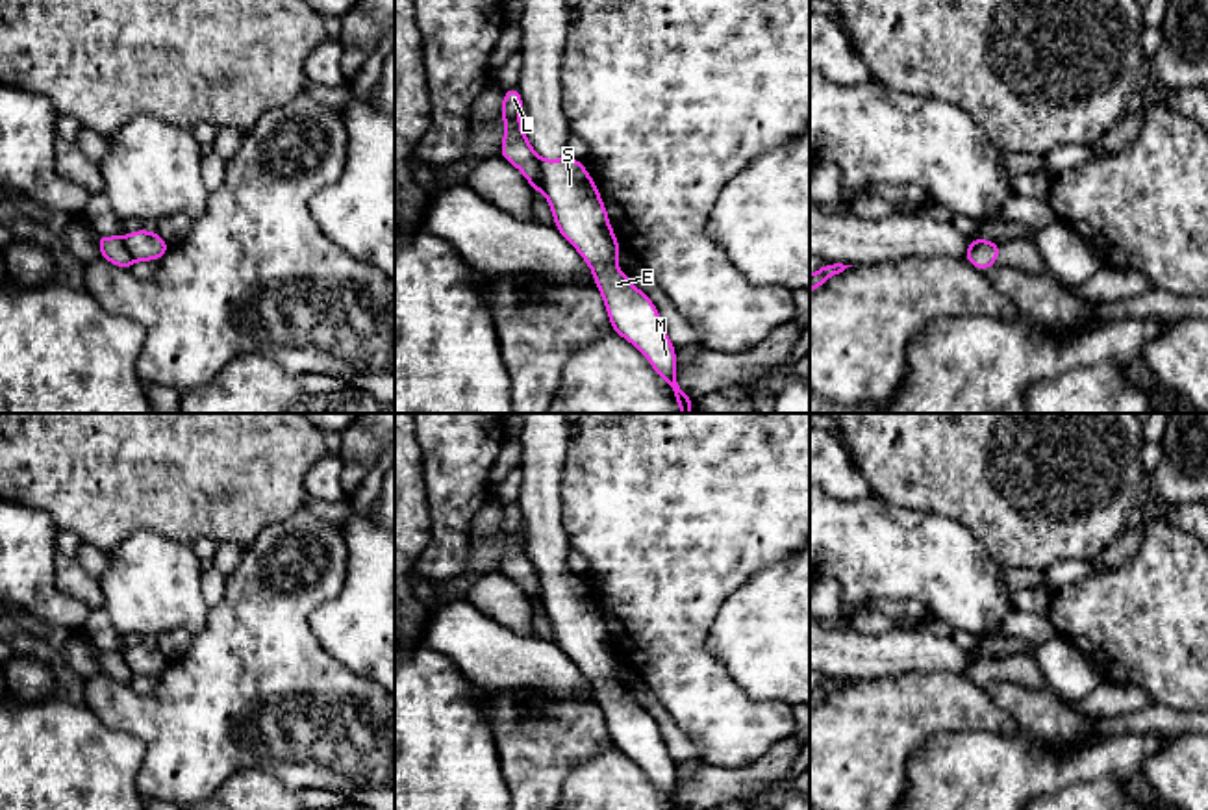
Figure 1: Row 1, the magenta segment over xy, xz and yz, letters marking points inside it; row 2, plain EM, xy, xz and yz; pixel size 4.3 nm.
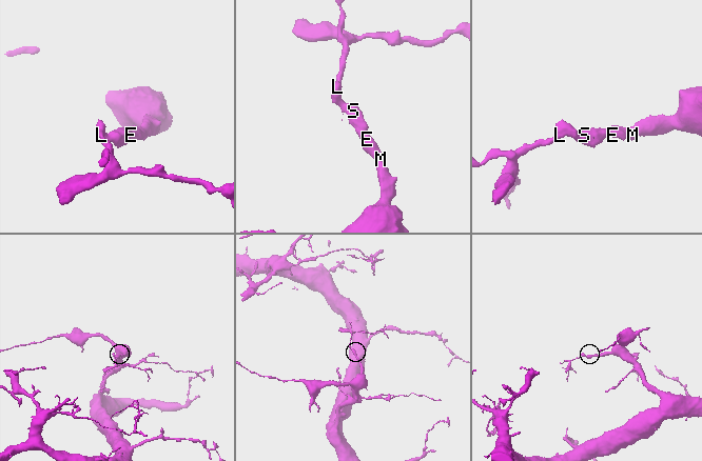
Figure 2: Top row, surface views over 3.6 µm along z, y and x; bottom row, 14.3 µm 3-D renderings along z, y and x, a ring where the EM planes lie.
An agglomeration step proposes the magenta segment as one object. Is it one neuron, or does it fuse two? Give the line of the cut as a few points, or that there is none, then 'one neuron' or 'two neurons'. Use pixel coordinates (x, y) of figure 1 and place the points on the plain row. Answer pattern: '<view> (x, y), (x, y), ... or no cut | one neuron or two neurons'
xz (540, 575), (541, 605) | two neurons

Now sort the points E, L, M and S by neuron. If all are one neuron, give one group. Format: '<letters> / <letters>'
E M S / L

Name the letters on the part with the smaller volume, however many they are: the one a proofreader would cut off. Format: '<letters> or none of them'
L

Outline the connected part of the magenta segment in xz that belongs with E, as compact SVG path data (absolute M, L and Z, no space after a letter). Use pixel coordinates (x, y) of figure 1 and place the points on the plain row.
M571 571L541 575L541 608L550 619L554 641L593 686L613 747L645 769L673 810L687 810L678 801L676 764L658 723L617 682L615 673L623 664L584 578Z

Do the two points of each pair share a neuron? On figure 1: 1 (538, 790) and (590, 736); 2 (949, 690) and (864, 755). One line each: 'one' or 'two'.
1: one
2: one

